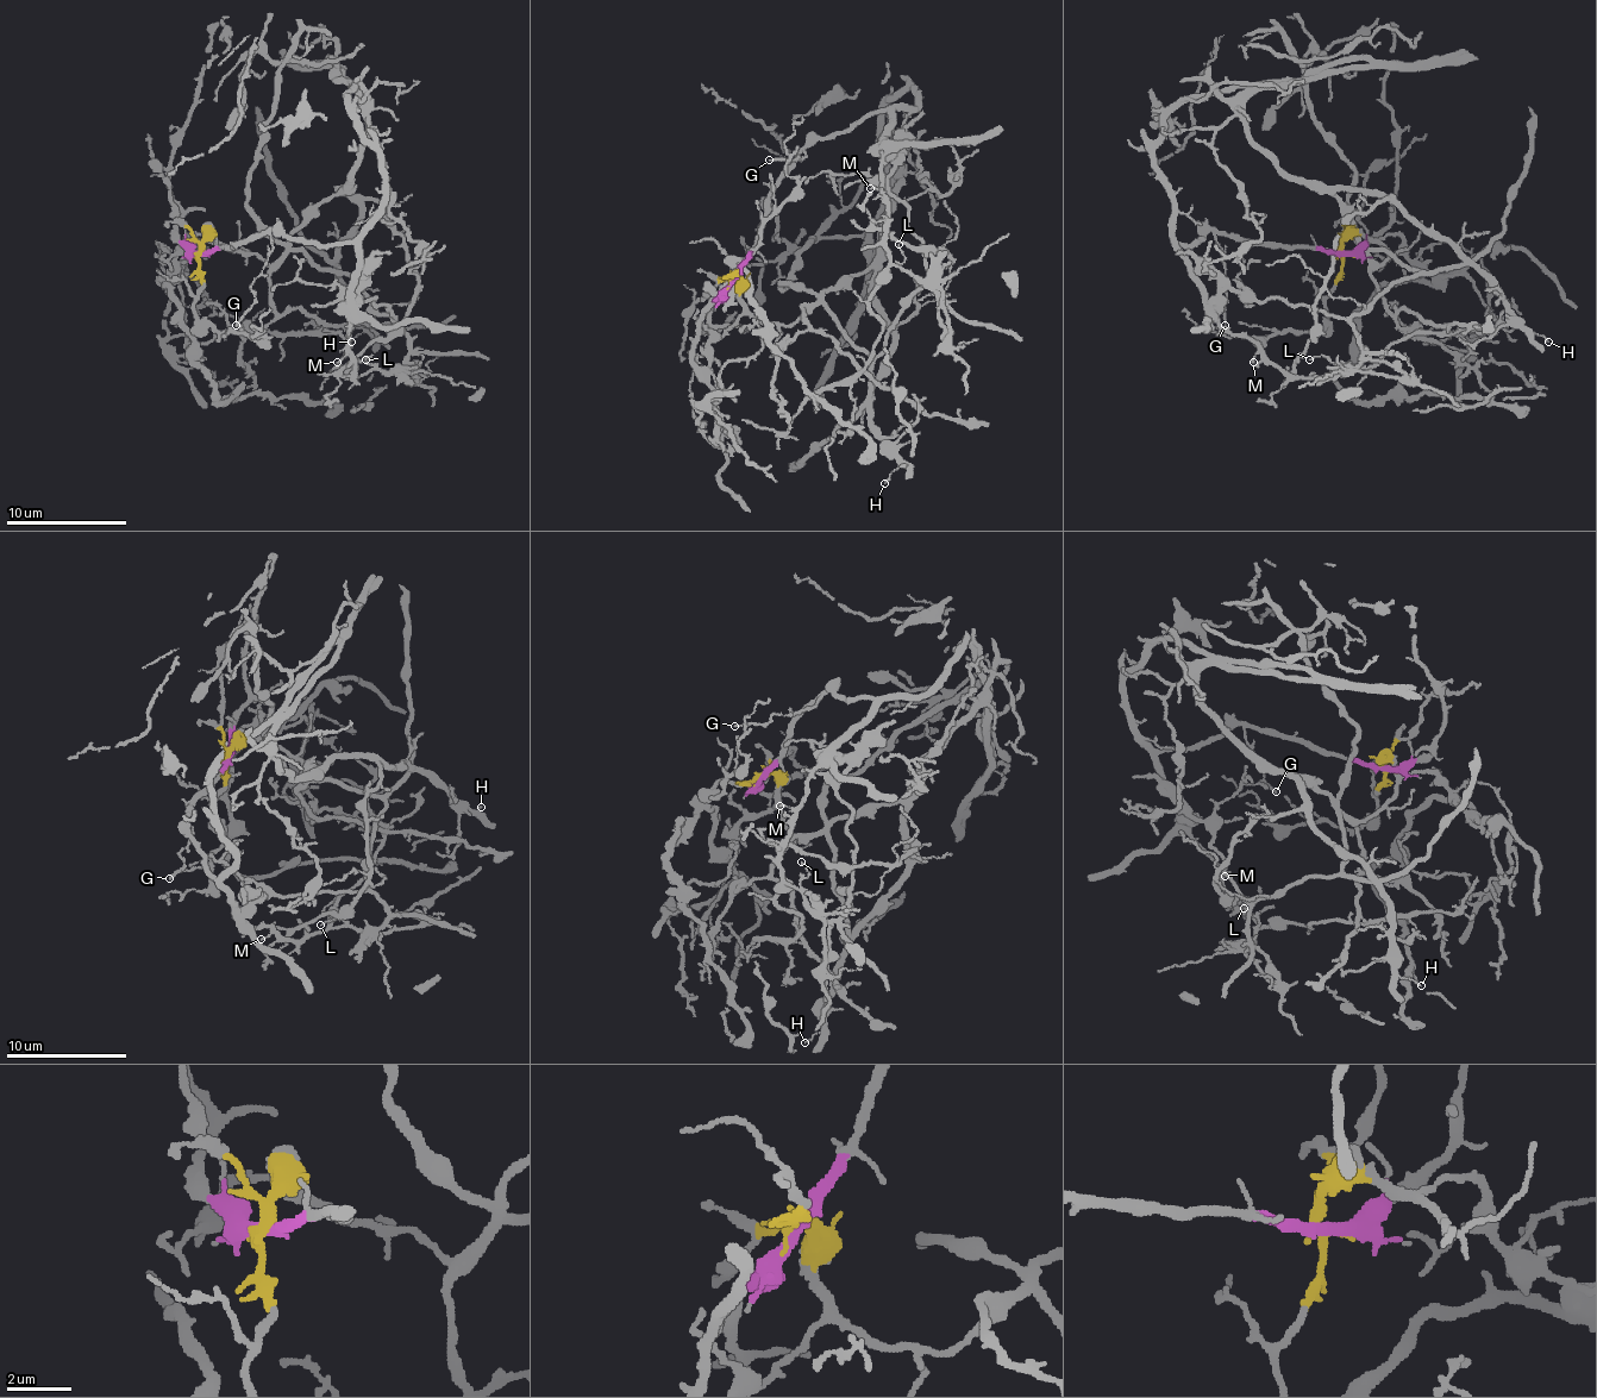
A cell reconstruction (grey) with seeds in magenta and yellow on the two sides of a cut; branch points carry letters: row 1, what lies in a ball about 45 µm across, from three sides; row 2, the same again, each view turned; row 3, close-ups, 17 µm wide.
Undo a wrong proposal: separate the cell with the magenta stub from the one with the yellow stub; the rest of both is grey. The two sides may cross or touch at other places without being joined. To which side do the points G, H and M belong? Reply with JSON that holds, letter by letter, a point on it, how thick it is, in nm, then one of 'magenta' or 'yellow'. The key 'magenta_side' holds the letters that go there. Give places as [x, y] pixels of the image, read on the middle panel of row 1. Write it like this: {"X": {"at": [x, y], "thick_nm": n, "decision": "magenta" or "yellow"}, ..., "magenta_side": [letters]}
{"G": {"at": [769, 160], "thick_nm": 120, "decision": "magenta"}, "H": {"at": [884, 483], "thick_nm": 100, "decision": "yellow"}, "M": {"at": [870, 188], "thick_nm": 100, "decision": "magenta"}, "magenta_side": ["G", "M"]}

